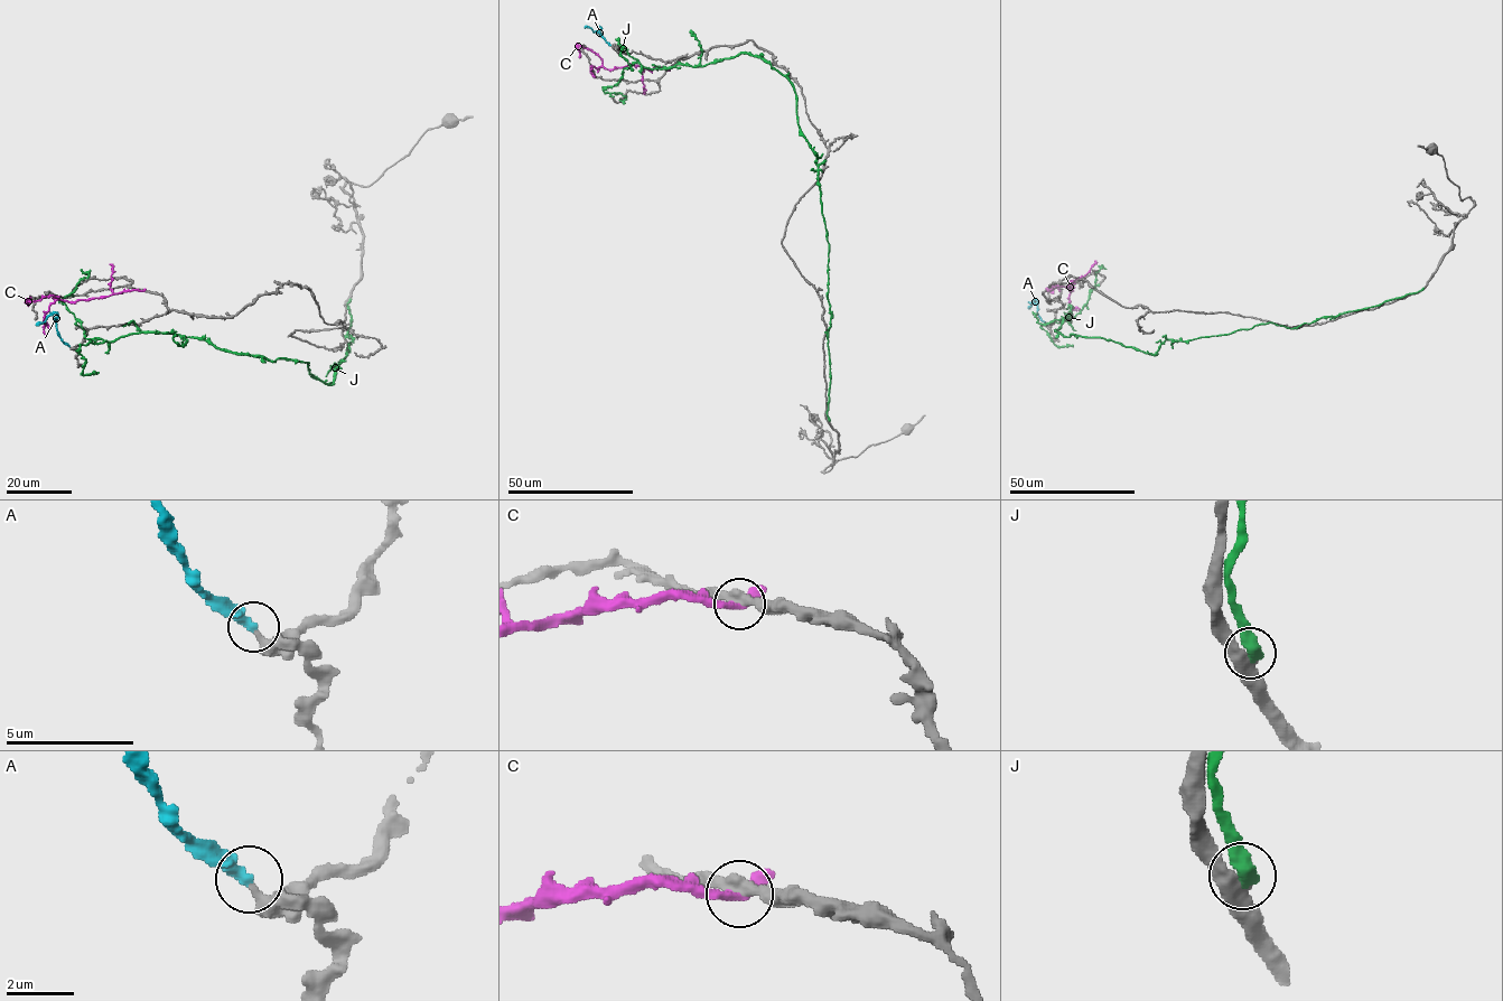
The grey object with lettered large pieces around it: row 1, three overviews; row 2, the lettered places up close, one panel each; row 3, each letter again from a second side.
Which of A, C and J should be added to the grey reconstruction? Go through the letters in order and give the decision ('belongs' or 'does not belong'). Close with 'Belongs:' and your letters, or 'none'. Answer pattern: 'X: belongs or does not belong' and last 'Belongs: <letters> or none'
A: belongs
C: does not belong
J: does not belong
Belongs: A

